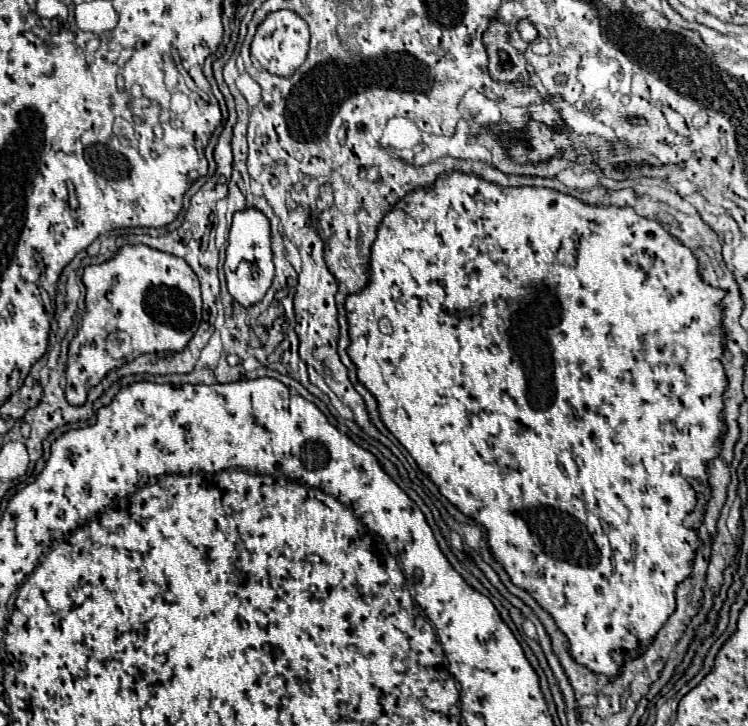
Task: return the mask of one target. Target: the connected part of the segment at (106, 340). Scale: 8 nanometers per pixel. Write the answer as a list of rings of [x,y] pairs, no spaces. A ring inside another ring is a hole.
[[[126,244],[110,260],[86,266],[82,274],[86,286],[86,310],[82,322],[68,346],[66,362],[66,400],[72,406],[82,406],[86,394],[96,386],[112,368],[132,362],[146,352],[180,352],[186,348],[188,340],[194,336],[202,320],[202,298],[200,282],[186,260],[154,250],[146,244]]]

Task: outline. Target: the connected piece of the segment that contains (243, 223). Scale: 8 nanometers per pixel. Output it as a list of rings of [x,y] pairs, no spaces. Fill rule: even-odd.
[[[244,208],[240,212],[234,212],[228,248],[226,248],[224,274],[226,274],[228,292],[244,308],[258,304],[268,292],[274,278],[274,264],[270,250],[270,222],[258,208]]]

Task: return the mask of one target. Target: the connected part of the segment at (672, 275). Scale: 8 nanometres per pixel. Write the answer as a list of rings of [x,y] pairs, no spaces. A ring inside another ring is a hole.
[[[452,172],[452,174],[446,174],[446,176],[442,176],[442,178],[440,178],[440,180],[436,180],[436,184],[432,184],[432,186],[430,186],[430,188],[428,188],[428,190],[426,190],[426,188],[420,188],[420,190],[414,190],[414,192],[410,192],[410,194],[408,194],[408,196],[406,196],[406,198],[402,198],[402,200],[400,200],[400,202],[398,202],[398,204],[396,204],[396,208],[394,208],[394,210],[390,210],[390,212],[388,212],[388,214],[386,214],[386,216],[384,216],[384,220],[382,220],[382,224],[380,224],[380,228],[378,228],[378,234],[376,234],[376,242],[374,242],[374,246],[372,246],[372,260],[370,260],[370,284],[368,284],[368,286],[366,286],[366,288],[364,288],[364,292],[358,292],[358,294],[354,294],[354,296],[348,296],[348,300],[346,300],[346,312],[348,312],[348,324],[350,324],[350,340],[352,340],[352,342],[350,342],[350,346],[348,346],[348,356],[350,356],[350,358],[352,358],[352,360],[354,360],[354,364],[356,364],[356,368],[358,368],[358,380],[360,380],[360,382],[362,382],[362,384],[364,384],[364,386],[366,386],[366,388],[368,388],[368,390],[370,390],[370,392],[372,392],[372,394],[374,394],[374,396],[376,396],[376,400],[378,400],[378,406],[380,406],[380,416],[382,416],[382,420],[384,420],[384,424],[386,424],[386,426],[388,426],[388,430],[390,430],[390,432],[392,432],[392,434],[394,434],[394,436],[396,436],[396,438],[398,438],[398,442],[400,442],[400,444],[402,444],[402,446],[404,446],[404,448],[406,448],[406,450],[408,450],[408,452],[410,452],[410,454],[412,454],[412,458],[414,458],[414,460],[416,460],[416,464],[418,464],[418,466],[420,466],[420,470],[422,470],[422,472],[424,472],[424,474],[428,474],[428,478],[430,478],[430,480],[432,480],[432,482],[434,482],[434,484],[436,484],[436,486],[438,486],[438,488],[440,488],[440,492],[442,492],[442,494],[444,494],[444,496],[446,496],[446,498],[448,498],[448,500],[450,500],[450,502],[452,502],[452,504],[454,504],[454,506],[456,506],[456,508],[460,508],[460,512],[464,512],[464,514],[466,514],[466,516],[470,516],[470,518],[472,518],[472,520],[476,520],[476,522],[478,522],[478,524],[482,524],[482,526],[486,526],[486,530],[488,530],[488,544],[490,544],[490,550],[492,550],[492,554],[494,554],[494,556],[496,556],[496,560],[500,560],[500,562],[502,562],[502,566],[504,566],[504,568],[506,568],[506,572],[508,572],[508,574],[510,574],[510,578],[512,578],[512,582],[514,582],[514,584],[516,584],[516,586],[522,586],[522,588],[526,588],[526,590],[528,590],[528,592],[530,592],[530,594],[532,594],[532,598],[536,598],[536,600],[538,600],[538,604],[540,604],[540,606],[542,606],[542,608],[544,608],[544,610],[548,610],[548,612],[550,612],[550,614],[552,614],[552,616],[554,616],[554,620],[556,620],[556,624],[558,624],[558,628],[560,628],[560,630],[562,630],[562,632],[564,632],[564,634],[566,634],[566,638],[568,638],[568,644],[570,644],[570,654],[572,654],[572,656],[574,656],[574,660],[576,660],[576,662],[580,662],[580,664],[584,664],[584,666],[586,666],[586,668],[588,668],[588,670],[592,670],[592,672],[596,672],[596,674],[604,674],[604,676],[616,676],[616,672],[618,672],[618,666],[620,666],[620,664],[622,664],[622,662],[624,662],[624,660],[630,660],[630,658],[636,658],[636,656],[638,656],[638,654],[640,654],[640,652],[644,652],[644,648],[646,648],[646,644],[648,644],[648,642],[652,642],[652,638],[654,638],[654,636],[656,636],[656,632],[658,632],[658,630],[660,630],[660,628],[662,628],[662,624],[664,624],[664,620],[668,620],[668,616],[670,616],[670,614],[672,614],[672,608],[674,608],[674,606],[676,606],[676,604],[674,604],[674,590],[676,590],[676,584],[678,584],[678,582],[682,582],[682,580],[684,580],[684,578],[686,578],[686,576],[688,576],[688,574],[690,574],[690,564],[692,564],[692,558],[694,558],[694,552],[696,552],[696,548],[698,548],[698,544],[700,544],[700,540],[698,540],[698,536],[696,536],[696,528],[698,528],[698,526],[700,526],[700,522],[702,522],[702,516],[704,516],[704,506],[706,506],[706,502],[708,502],[708,492],[710,492],[710,488],[708,488],[708,484],[706,484],[706,466],[704,466],[704,464],[706,464],[706,462],[708,462],[708,460],[712,460],[712,458],[716,458],[716,456],[718,456],[718,450],[720,450],[720,442],[718,442],[718,440],[720,440],[720,432],[722,432],[722,430],[724,430],[724,424],[722,424],[722,420],[720,420],[720,412],[722,412],[722,392],[724,392],[724,388],[726,388],[726,374],[724,374],[724,368],[722,368],[722,364],[720,364],[720,362],[718,362],[718,358],[720,358],[720,354],[722,354],[722,338],[720,338],[720,334],[718,334],[718,328],[720,328],[720,324],[722,324],[722,316],[720,316],[720,300],[722,300],[722,296],[724,296],[724,292],[722,292],[722,290],[716,290],[716,288],[708,288],[708,284],[700,284],[700,274],[698,274],[698,268],[696,268],[696,258],[694,258],[694,256],[692,256],[692,252],[690,252],[690,250],[688,250],[688,248],[684,248],[684,246],[682,246],[682,244],[680,244],[680,242],[678,242],[678,240],[676,240],[676,238],[672,238],[672,236],[670,236],[670,234],[668,234],[668,232],[666,232],[666,230],[664,230],[664,228],[662,228],[662,226],[660,226],[660,224],[656,224],[656,222],[654,222],[654,220],[648,220],[648,218],[642,218],[642,216],[638,216],[638,214],[636,214],[636,212],[634,212],[634,210],[632,210],[632,208],[598,208],[598,206],[588,206],[588,204],[582,204],[582,202],[580,202],[580,200],[576,200],[576,198],[572,198],[572,196],[566,196],[566,194],[560,194],[560,192],[556,192],[556,190],[546,190],[546,188],[502,188],[502,186],[496,186],[496,184],[490,184],[490,182],[484,182],[484,180],[480,180],[480,178],[476,178],[476,176],[470,176],[470,174],[460,174],[460,172]],[[535,300],[536,300],[536,304],[554,304],[554,306],[561,306],[561,308],[562,308],[562,317],[561,317],[561,320],[558,320],[558,318],[556,318],[556,322],[544,322],[544,310],[542,310],[542,312],[540,312],[540,308],[538,308],[538,306],[532,306],[532,308],[536,308],[536,310],[534,310],[534,312],[528,312],[528,310],[524,310],[524,316],[518,316],[518,318],[514,318],[514,316],[513,316],[513,315],[514,315],[514,314],[515,314],[515,313],[516,313],[516,312],[517,312],[517,311],[518,311],[518,310],[519,310],[519,309],[520,309],[520,307],[521,307],[521,303],[522,303],[522,302],[525,302],[525,303],[529,303],[529,302],[530,302],[530,303],[532,303],[532,302],[534,302],[534,301],[535,301]]]

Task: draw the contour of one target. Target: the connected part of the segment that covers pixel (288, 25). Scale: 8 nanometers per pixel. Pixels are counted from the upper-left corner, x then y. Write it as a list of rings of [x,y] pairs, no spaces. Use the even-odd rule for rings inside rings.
[[[276,10],[276,12],[266,14],[266,18],[258,24],[252,44],[250,44],[250,54],[268,72],[278,74],[278,76],[290,76],[304,62],[304,56],[308,52],[308,42],[310,42],[308,24],[292,10]]]

